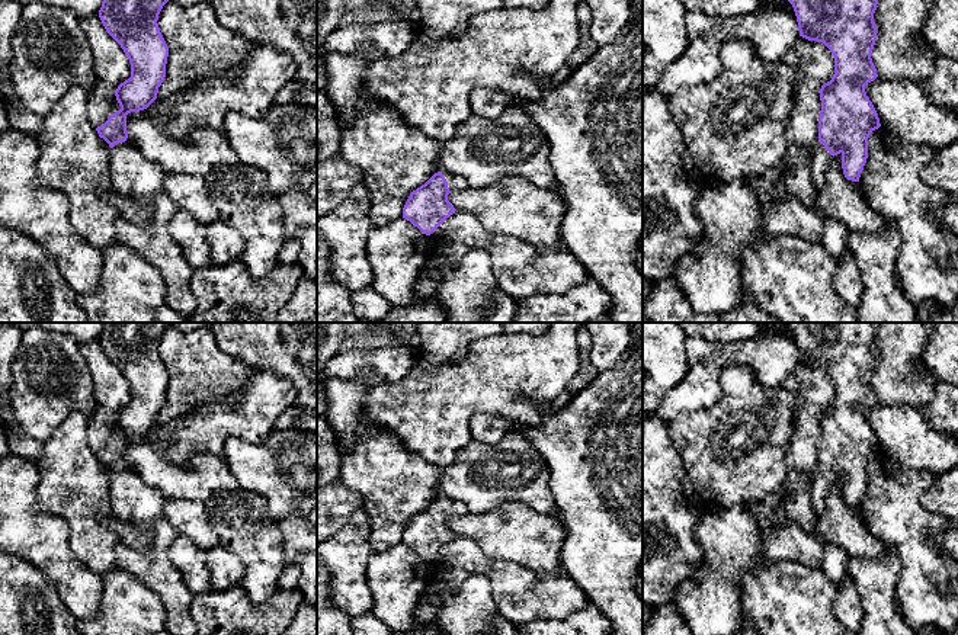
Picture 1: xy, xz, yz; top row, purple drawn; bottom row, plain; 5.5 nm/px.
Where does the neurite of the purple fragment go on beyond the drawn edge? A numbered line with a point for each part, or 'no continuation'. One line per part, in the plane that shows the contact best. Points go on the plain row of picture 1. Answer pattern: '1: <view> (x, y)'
1: xz (454, 507)

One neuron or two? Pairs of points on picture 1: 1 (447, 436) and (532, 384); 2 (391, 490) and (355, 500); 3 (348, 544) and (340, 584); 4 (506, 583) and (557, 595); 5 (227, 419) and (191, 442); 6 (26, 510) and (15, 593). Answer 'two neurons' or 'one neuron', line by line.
1: one neuron
2: two neurons
3: one neuron
4: one neuron
5: one neuron
6: two neurons

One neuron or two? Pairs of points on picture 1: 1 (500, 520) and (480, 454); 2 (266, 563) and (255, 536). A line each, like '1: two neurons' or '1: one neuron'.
1: two neurons
2: one neuron

